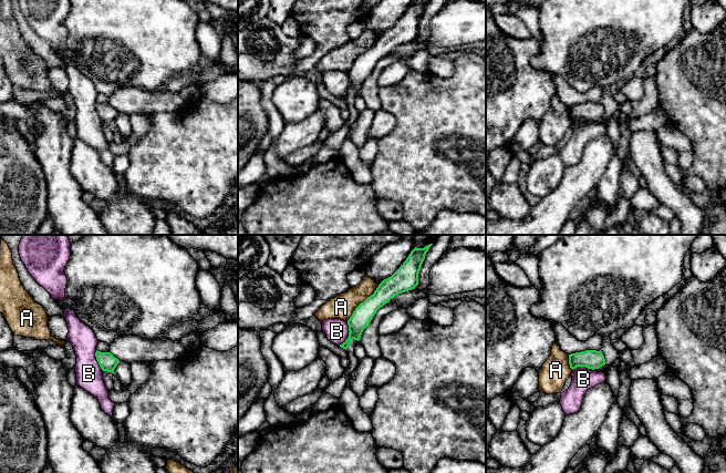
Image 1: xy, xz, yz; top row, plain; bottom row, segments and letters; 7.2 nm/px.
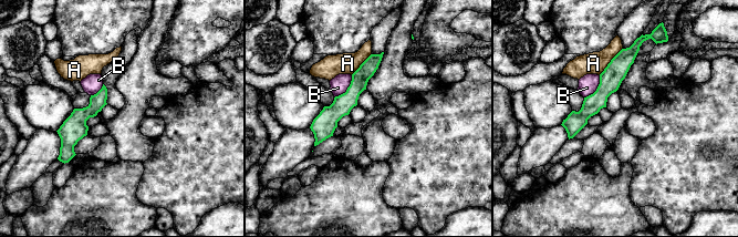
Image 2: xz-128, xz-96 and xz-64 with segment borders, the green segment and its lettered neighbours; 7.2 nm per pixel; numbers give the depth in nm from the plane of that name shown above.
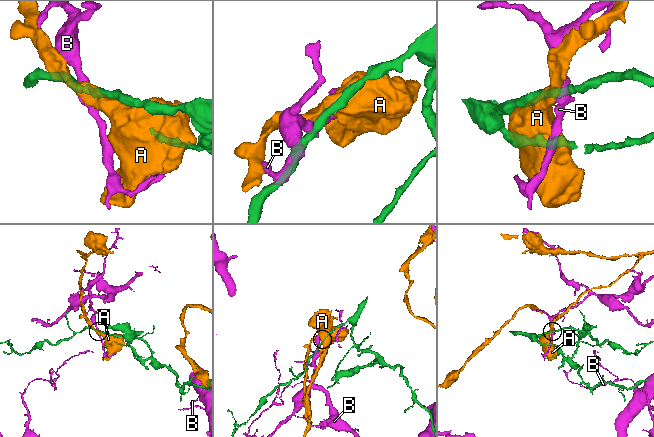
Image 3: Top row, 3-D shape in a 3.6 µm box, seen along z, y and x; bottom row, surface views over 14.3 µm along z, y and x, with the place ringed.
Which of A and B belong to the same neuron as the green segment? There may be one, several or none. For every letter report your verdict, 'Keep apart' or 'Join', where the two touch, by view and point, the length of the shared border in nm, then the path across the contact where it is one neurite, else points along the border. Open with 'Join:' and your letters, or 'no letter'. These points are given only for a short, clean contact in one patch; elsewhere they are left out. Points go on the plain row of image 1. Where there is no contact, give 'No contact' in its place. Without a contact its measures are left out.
Join: no letter
A: Keep apart. Touches green at xz (363, 53). Shared border 360 nm
B: Keep apart. Touches green at xz (349, 85). Shared border 190 nm. Boundary: xz (348, 73), (349, 88), (339, 96)

